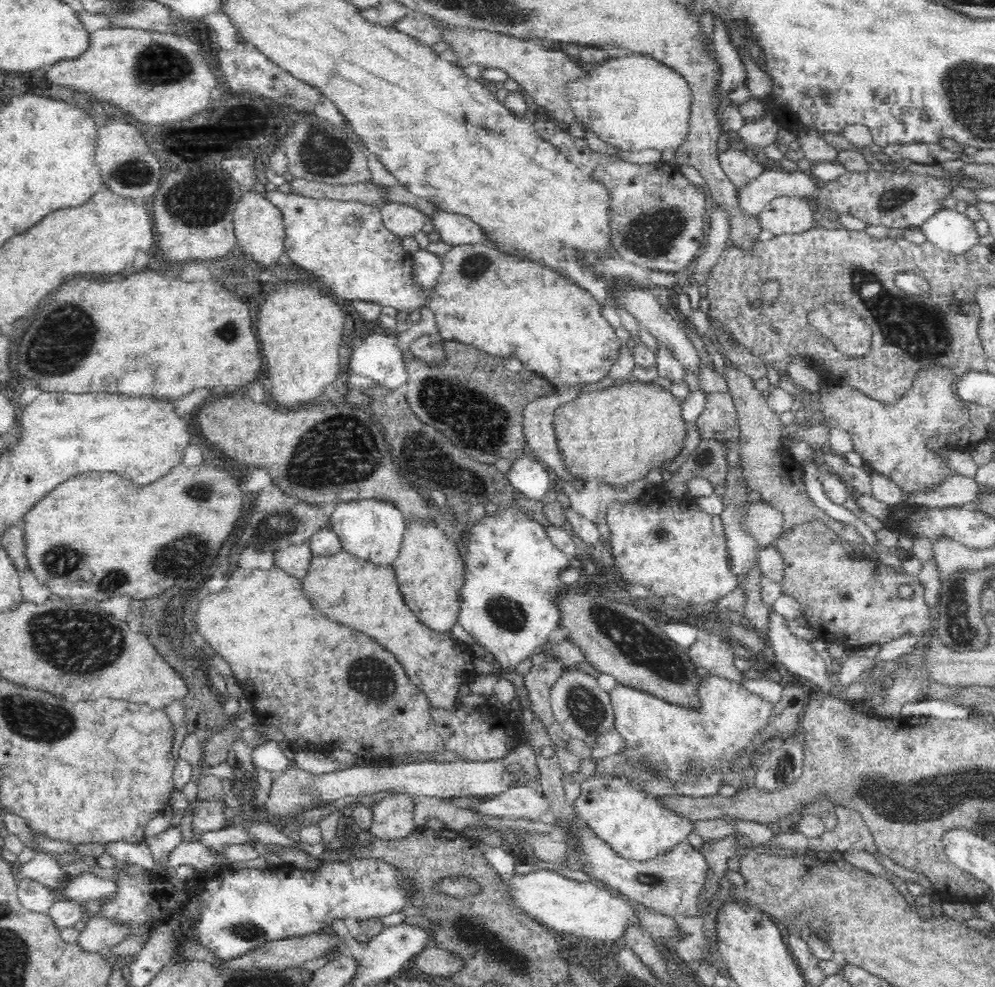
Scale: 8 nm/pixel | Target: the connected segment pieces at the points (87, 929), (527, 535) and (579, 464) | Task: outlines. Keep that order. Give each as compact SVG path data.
M105 914L92 916L79 932L77 945L82 952L107 954L127 937L128 929L121 922L107 918Z
M504 510L500 518L486 518L472 532L478 540L468 550L466 562L470 572L464 580L466 584L462 584L457 624L474 638L473 642L493 654L502 670L515 672L518 664L526 662L538 651L538 646L548 642L552 630L556 630L561 623L561 612L558 612L553 600L557 599L556 592L562 590L558 582L558 570L568 566L568 558L546 536L542 524L524 518L524 514L518 510Z
M625 381L623 387L610 386L608 389L594 391L589 394L579 394L573 401L557 408L553 418L553 429L557 449L560 451L562 464L565 464L566 472L573 472L573 476L577 476L578 481L582 481L584 485L596 481L600 484L610 485L614 489L622 489L624 491L631 483L636 483L641 479L643 480L652 470L657 467L662 467L661 464L665 460L673 456L675 457L680 452L685 436L684 423L681 417L681 402L676 400L669 390L654 387L654 385L649 385L647 382Z

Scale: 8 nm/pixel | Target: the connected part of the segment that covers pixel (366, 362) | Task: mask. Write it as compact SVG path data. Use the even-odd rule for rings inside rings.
M378 330L358 340L349 358L349 372L370 378L386 388L402 388L407 383L404 354L397 345L395 330Z

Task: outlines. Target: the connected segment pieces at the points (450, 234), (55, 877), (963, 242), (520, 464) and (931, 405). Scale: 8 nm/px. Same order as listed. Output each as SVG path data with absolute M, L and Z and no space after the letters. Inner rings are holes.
M442 211L434 216L427 216L434 231L440 235L440 241L449 245L488 243L484 231L472 223L468 216Z
M49 852L38 853L32 860L22 863L14 873L15 884L22 880L33 880L42 883L52 890L57 890L67 874L62 862L56 861Z
M954 208L938 210L919 228L928 242L955 255L966 255L979 245L974 221Z
M530 454L512 459L511 466L505 474L508 483L516 488L527 500L538 502L552 490L552 482L546 466L538 462Z
M940 366L937 367L922 367L917 372L916 379L913 380L912 386L908 391L905 392L904 396L900 400L896 400L894 404L882 404L880 400L872 400L869 396L862 394L857 388L852 386L841 386L838 384L823 384L823 379L820 379L821 388L818 393L820 393L820 401L822 401L822 415L825 421L828 422L830 428L838 428L846 431L853 442L853 450L856 451L862 458L865 464L868 464L877 472L878 474L883 474L886 478L892 480L896 485L903 489L904 494L912 491L926 491L926 488L938 488L938 484L942 484L942 480L946 480L945 476L952 474L934 454L930 454L924 446L924 438L926 436L932 436L932 434L938 434L938 432L946 432L946 434L958 434L960 428L964 424L969 422L969 414L966 408L966 412L962 412L962 403L964 401L959 400L956 393L956 387L954 382L954 373L950 371L950 368Z

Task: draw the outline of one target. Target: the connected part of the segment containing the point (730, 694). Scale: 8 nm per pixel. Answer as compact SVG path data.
M710 675L702 678L698 684L698 708L683 708L680 704L671 704L628 685L618 684L609 696L615 713L616 732L624 739L624 748L620 750L624 763L630 768L638 765L649 768L657 778L670 782L670 786L686 784L690 778L698 776L735 772L734 762L755 744L758 734L769 728L775 710L772 701L751 692L738 682Z

